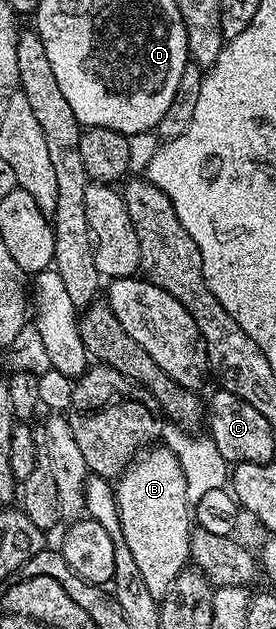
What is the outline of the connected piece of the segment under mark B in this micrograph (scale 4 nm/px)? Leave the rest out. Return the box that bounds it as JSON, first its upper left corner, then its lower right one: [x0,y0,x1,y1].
[114,446,194,602]

